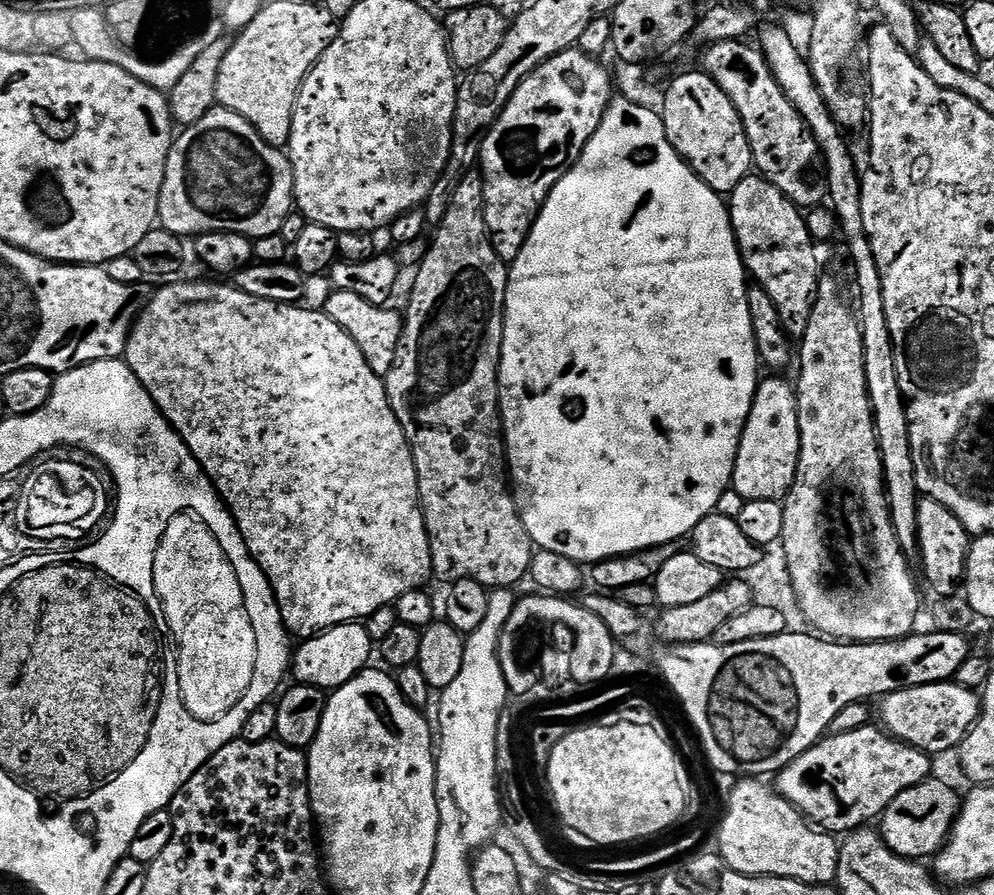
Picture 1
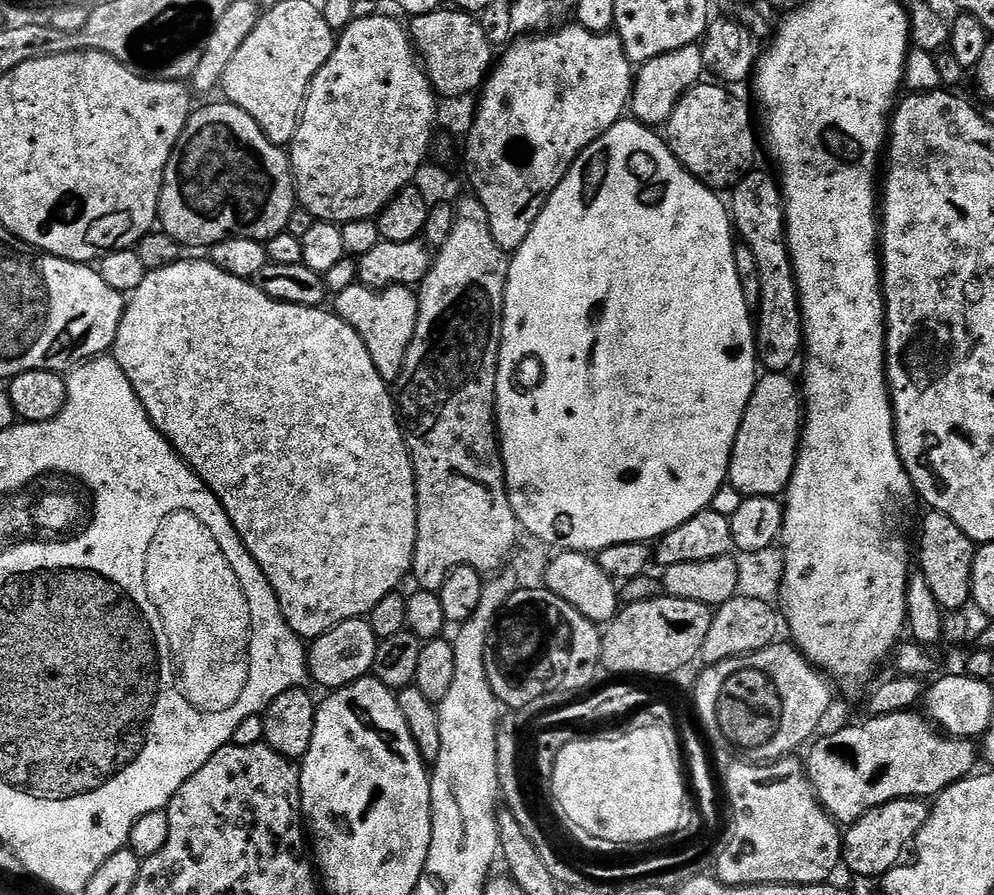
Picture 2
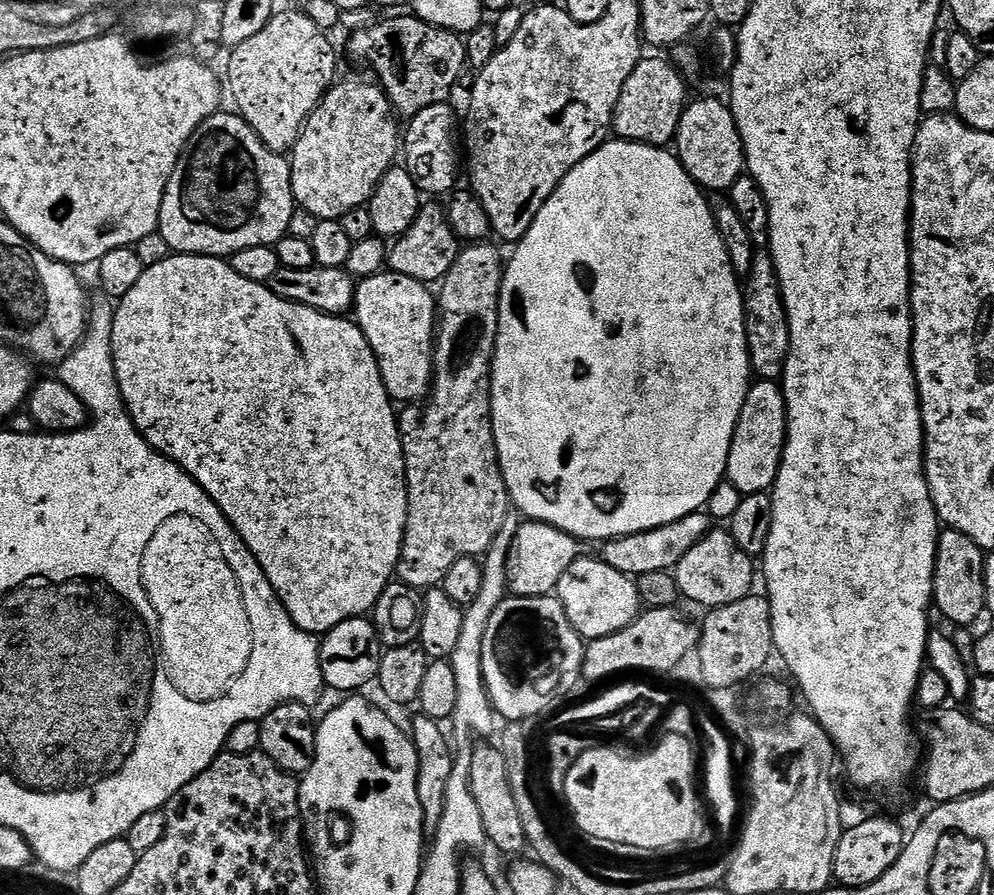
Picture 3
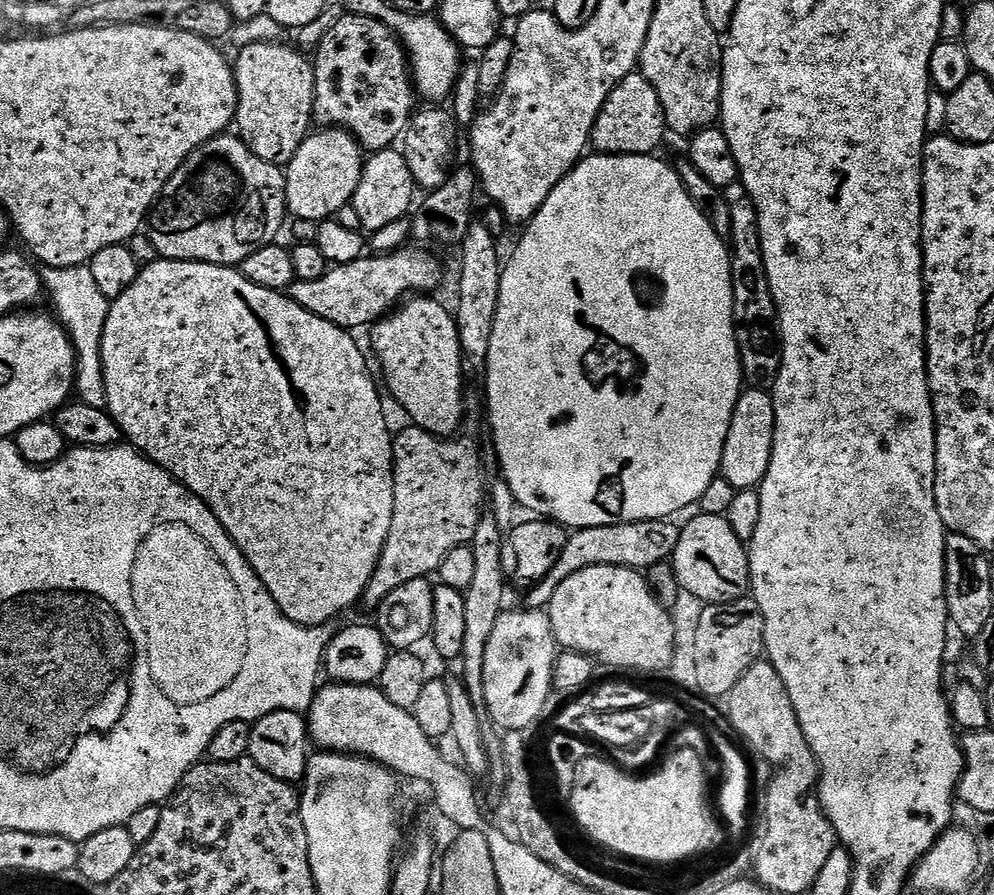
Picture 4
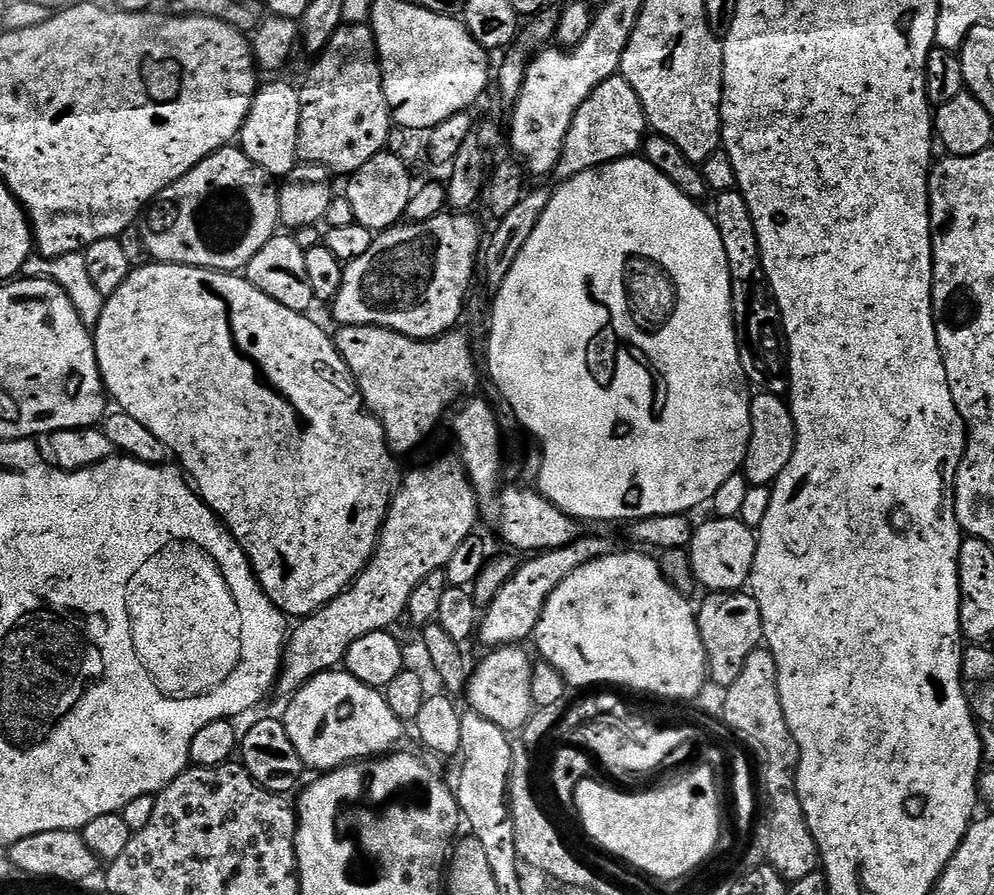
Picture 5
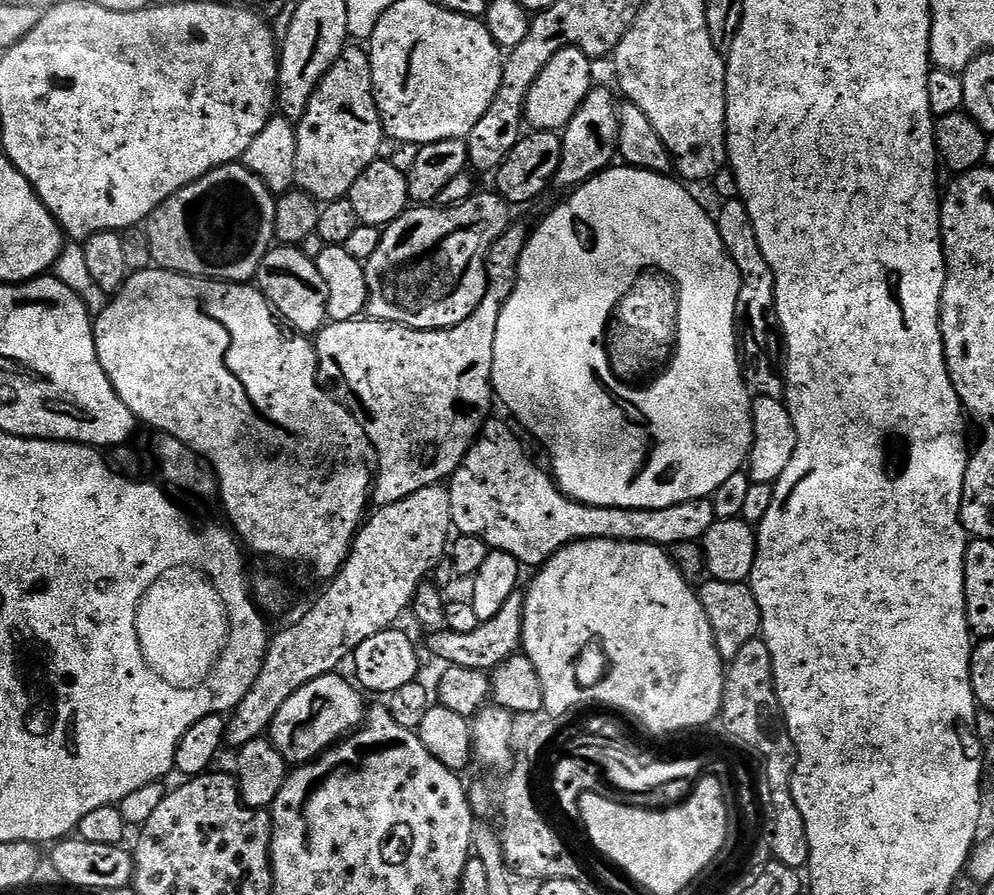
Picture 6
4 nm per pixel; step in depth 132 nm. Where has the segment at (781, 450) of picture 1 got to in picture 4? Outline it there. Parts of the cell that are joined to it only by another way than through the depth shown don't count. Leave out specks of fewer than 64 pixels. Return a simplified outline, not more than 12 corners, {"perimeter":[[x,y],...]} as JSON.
{"perimeter":[[741,391],[719,475],[759,489],[770,470],[771,391]]}

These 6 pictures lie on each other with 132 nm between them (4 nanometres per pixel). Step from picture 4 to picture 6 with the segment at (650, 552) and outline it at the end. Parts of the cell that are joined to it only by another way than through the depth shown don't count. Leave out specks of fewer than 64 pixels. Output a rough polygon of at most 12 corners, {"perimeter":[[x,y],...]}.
{"perimeter":[[517,590],[470,634],[427,637],[433,657],[491,673],[521,647]]}

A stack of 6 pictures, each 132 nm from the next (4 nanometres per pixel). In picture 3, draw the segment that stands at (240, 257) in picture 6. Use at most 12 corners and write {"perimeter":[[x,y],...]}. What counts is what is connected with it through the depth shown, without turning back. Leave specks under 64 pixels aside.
{"perimeter":[[235,111],[197,126],[162,198],[173,253],[274,246],[289,157]]}

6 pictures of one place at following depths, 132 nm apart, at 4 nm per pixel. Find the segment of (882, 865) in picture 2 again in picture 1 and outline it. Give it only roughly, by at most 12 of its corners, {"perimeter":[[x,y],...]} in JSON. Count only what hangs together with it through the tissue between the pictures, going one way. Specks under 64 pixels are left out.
{"perimeter":[[929,777],[884,809],[880,835],[900,857],[933,857],[960,796]]}

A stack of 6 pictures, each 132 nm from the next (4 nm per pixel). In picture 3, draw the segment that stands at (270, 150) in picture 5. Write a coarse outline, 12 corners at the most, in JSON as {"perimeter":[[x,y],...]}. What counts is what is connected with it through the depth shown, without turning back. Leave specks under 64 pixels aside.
{"perimeter":[[277,11],[231,49],[226,88],[291,153],[337,83],[329,33]]}

